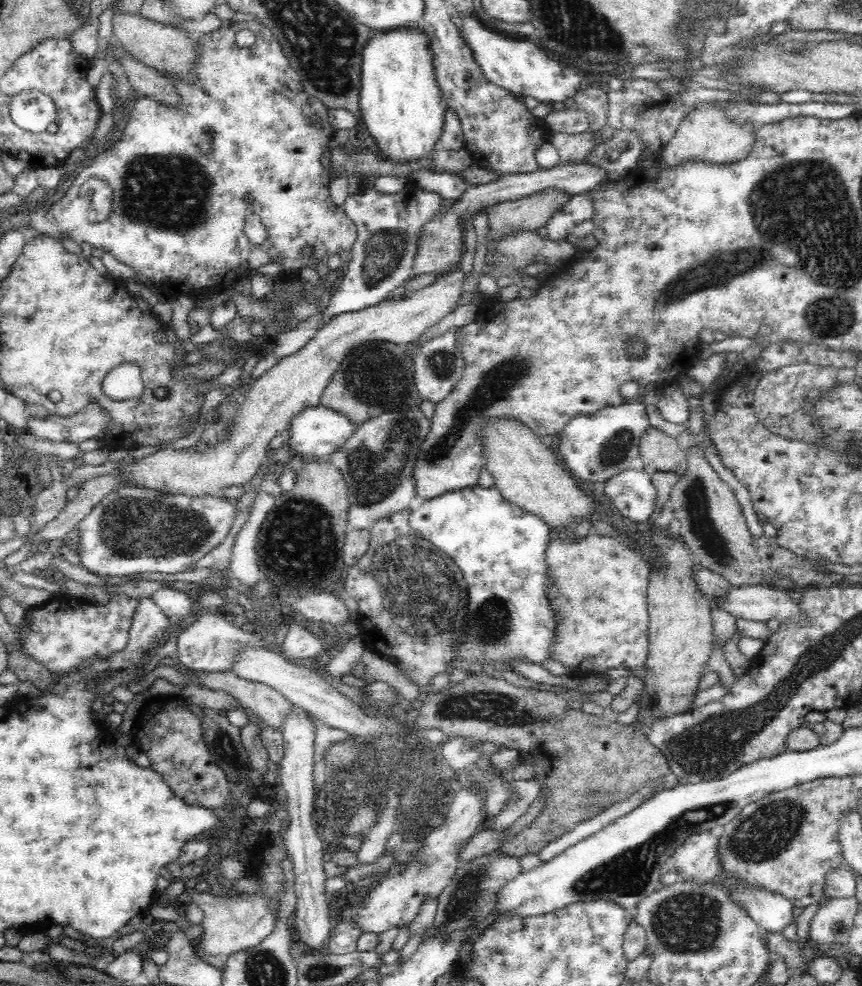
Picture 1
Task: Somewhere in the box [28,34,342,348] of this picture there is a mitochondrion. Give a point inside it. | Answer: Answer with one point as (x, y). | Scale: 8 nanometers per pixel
(170, 192)

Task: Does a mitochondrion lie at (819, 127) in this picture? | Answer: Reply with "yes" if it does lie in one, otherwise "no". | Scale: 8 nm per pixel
no

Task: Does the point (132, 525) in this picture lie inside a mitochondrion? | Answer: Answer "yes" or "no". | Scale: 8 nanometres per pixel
yes

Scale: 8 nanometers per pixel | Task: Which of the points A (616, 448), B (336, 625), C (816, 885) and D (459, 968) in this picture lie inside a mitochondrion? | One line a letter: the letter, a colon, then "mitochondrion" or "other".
A: mitochondrion
B: other
C: other
D: other

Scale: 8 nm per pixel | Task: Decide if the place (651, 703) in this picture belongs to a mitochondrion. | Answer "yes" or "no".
yes

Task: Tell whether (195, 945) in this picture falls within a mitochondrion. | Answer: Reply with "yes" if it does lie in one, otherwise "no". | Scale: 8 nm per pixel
no

